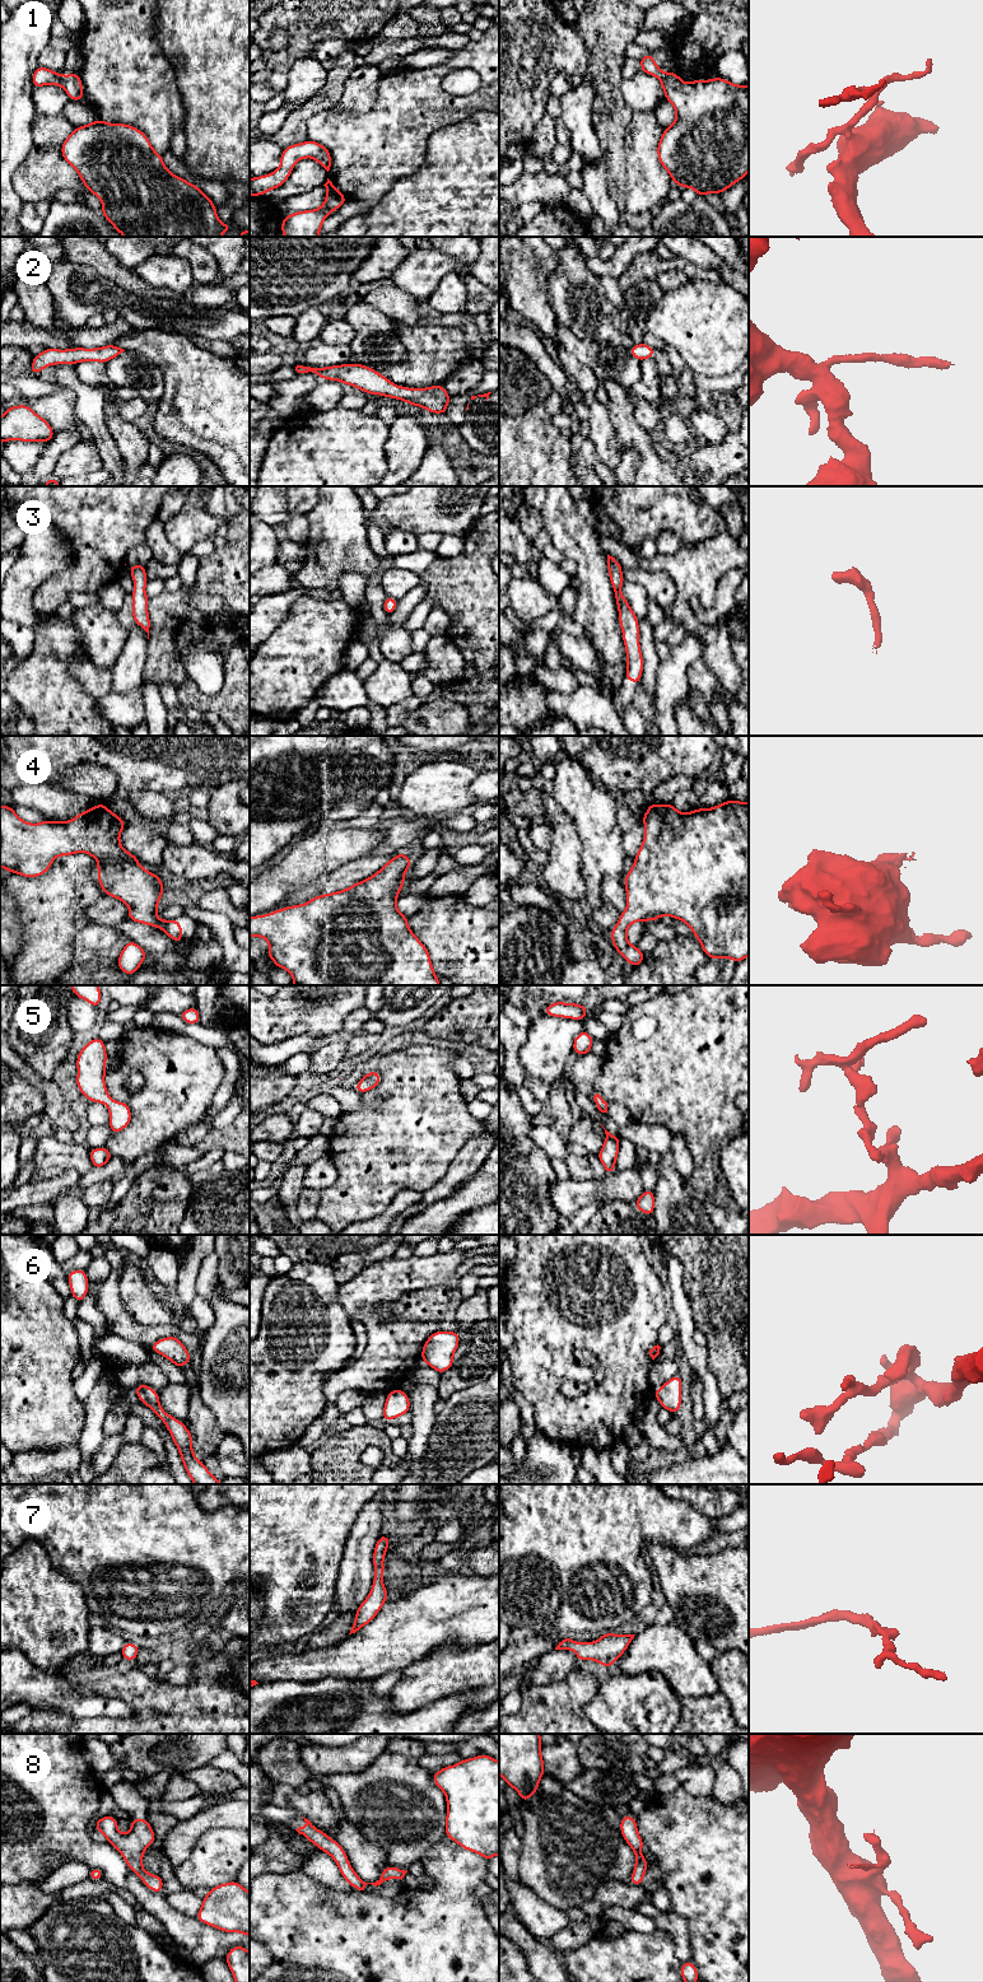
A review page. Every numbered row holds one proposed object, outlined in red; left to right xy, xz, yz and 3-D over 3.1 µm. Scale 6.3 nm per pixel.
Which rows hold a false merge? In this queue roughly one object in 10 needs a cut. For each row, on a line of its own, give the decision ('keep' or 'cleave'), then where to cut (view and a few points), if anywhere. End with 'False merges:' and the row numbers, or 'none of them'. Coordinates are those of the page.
1: keep | no cut
2: keep | no cut
3: keep | no cut
4: keep | no cut
5: keep | no cut
6: keep | no cut
7: keep | no cut
8: keep | no cut
False merges: none of them

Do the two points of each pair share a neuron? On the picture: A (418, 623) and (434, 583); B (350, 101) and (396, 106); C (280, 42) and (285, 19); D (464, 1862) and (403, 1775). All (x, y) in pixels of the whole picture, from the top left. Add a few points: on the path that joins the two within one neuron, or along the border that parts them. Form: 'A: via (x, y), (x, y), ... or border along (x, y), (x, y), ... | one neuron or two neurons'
A: border along (425, 597), (433, 606) | two neurons
B: border along (382, 77), (374, 105), (360, 113), (345, 113) | two neurons
C: border along (284, 31), (287, 43), (278, 50), (270, 51) | two neurons
D: border along (443, 1836), (422, 1856) | two neurons

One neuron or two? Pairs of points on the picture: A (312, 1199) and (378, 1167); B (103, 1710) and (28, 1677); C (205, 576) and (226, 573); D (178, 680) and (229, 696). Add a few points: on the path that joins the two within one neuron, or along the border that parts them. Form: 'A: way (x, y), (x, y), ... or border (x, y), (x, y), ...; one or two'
A: border (320, 1192), (320, 1207), (315, 1217); two
B: way (84, 1705), (47, 1692); one
C: way (210, 576), (220, 574); one
D: border (189, 677), (177, 689); two

